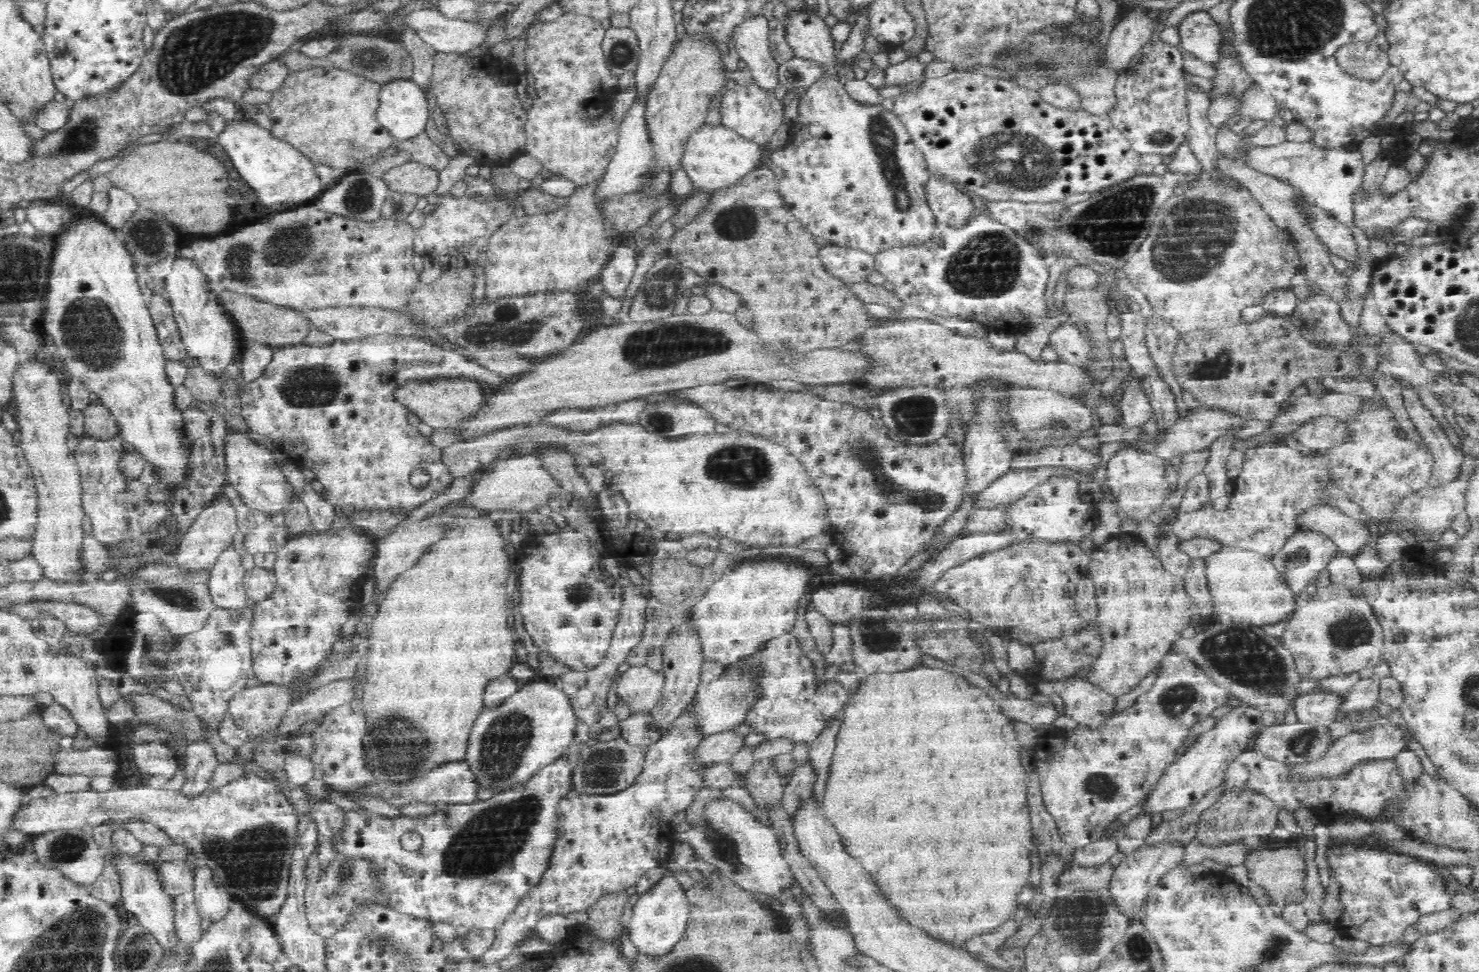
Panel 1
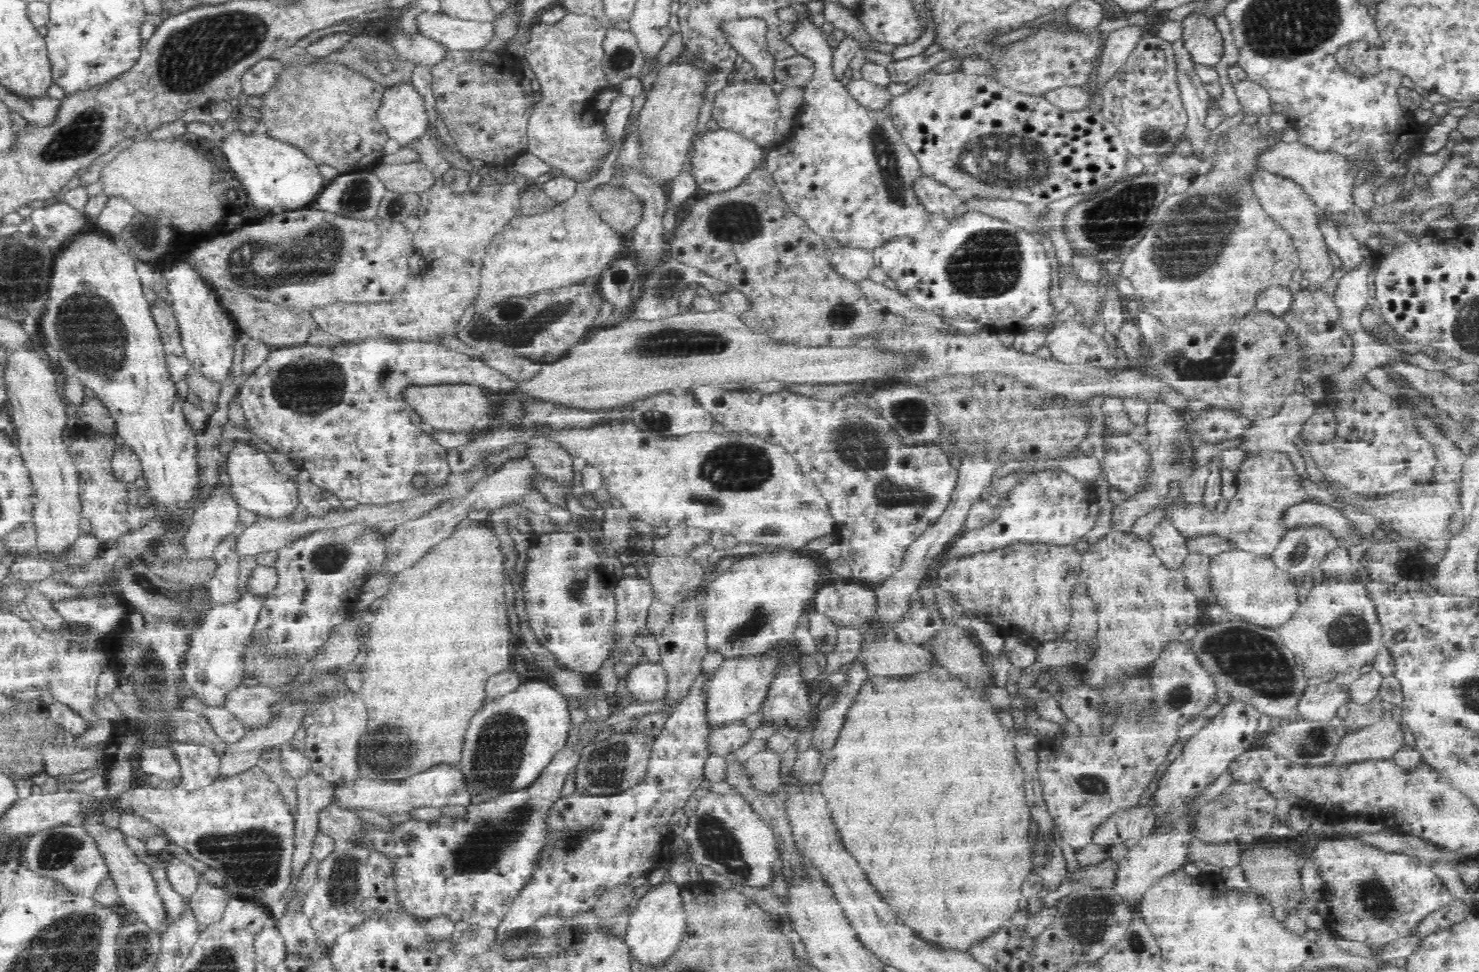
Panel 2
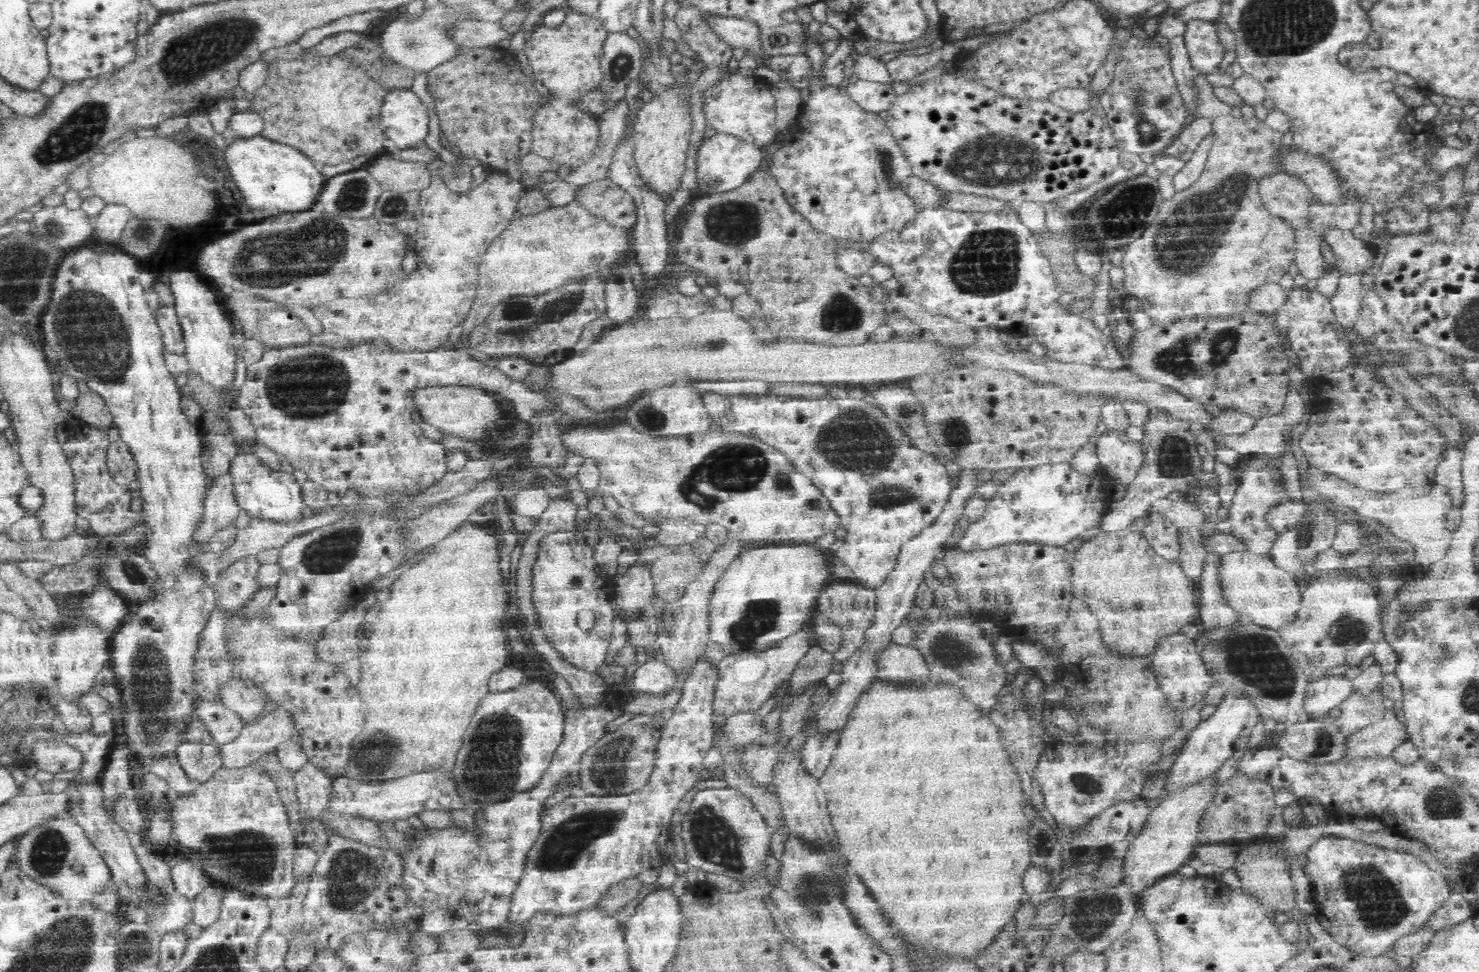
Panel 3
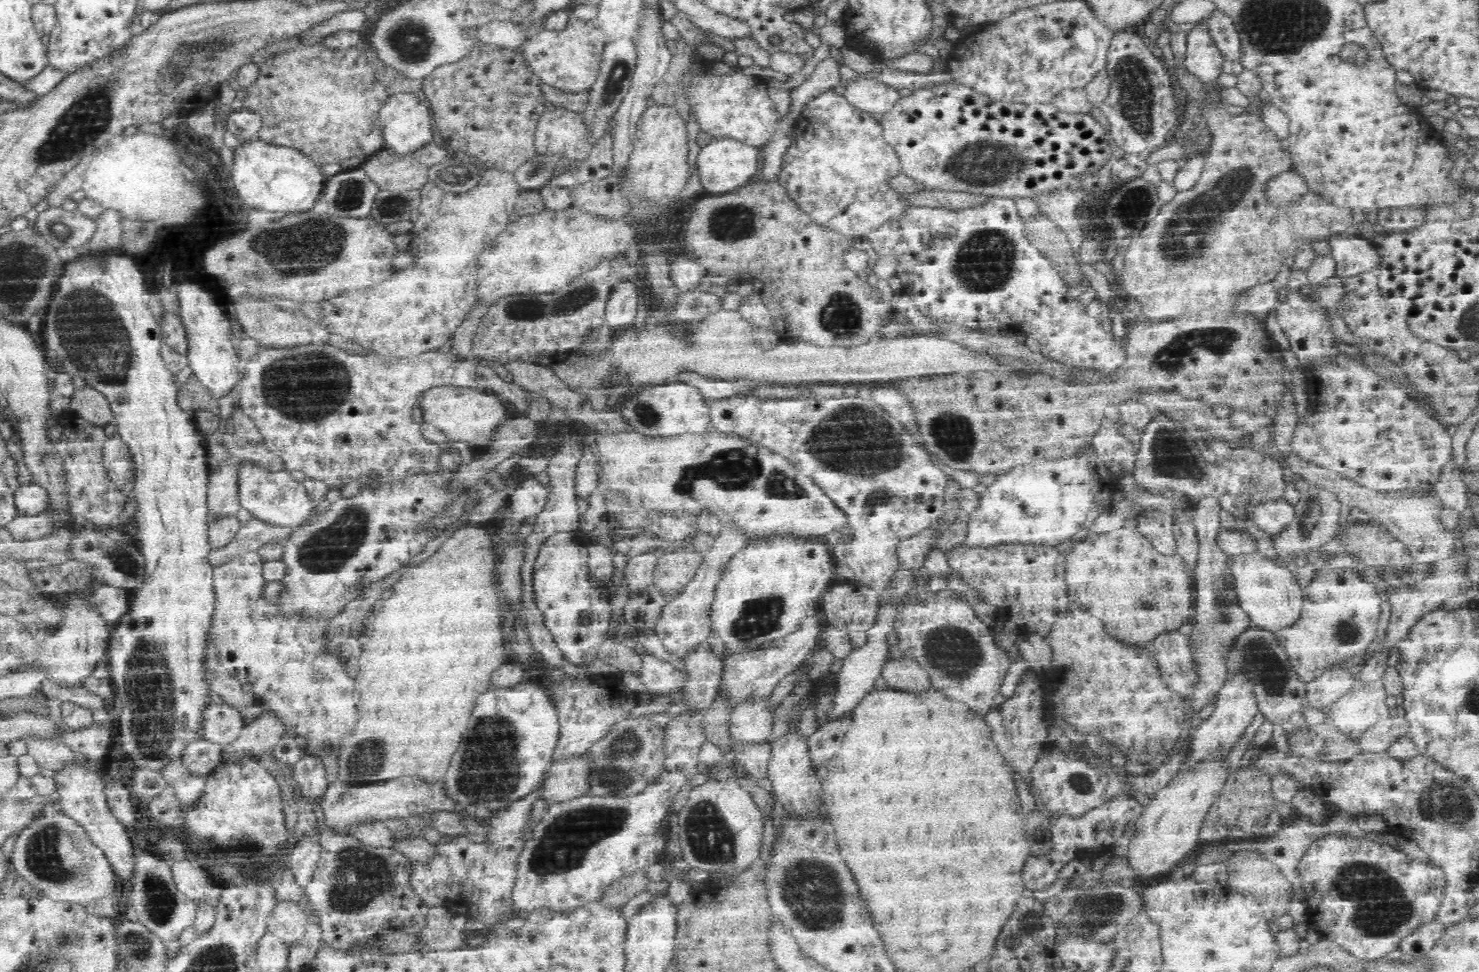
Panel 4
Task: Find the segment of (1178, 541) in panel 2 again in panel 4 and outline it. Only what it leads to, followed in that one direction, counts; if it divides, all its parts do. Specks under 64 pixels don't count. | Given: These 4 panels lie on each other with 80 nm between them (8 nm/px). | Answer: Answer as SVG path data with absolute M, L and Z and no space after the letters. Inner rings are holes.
M1141 509L1137 517L1135 529L1148 539L1156 551L1166 555L1177 553L1172 516L1156 509Z

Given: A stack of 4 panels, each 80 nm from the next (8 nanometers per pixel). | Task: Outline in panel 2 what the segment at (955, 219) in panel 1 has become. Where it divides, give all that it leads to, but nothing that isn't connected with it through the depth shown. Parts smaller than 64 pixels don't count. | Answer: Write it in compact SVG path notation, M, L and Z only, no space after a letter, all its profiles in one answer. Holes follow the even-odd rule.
M918 177L911 182L911 190L920 201L920 205L930 214L946 215L947 219L956 218L958 208L964 204L962 199L954 194L953 190L934 179Z

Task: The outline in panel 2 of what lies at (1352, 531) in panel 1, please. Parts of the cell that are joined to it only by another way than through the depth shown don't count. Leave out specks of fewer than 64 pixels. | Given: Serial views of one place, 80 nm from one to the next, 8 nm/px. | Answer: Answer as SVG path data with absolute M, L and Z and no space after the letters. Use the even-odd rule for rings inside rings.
M1312 500L1286 507L1279 518L1279 523L1286 531L1294 530L1300 525L1322 525L1328 527L1337 539L1347 537L1352 528L1352 523L1342 514L1342 511Z

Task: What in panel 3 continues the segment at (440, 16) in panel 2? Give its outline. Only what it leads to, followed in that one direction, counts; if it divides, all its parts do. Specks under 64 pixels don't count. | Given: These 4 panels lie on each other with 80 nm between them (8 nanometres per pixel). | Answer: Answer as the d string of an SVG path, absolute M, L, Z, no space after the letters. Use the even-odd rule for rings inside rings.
M480 20L458 22L452 35L461 48L492 47L493 44L511 40L514 36L506 32L499 22Z

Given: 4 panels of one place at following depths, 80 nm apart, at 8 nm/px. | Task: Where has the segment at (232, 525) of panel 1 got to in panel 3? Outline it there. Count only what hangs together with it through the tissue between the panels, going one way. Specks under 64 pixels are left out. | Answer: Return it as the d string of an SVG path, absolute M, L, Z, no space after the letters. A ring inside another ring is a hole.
M230 470L212 478L204 502L202 522L196 536L198 542L207 544L208 547L209 538L218 529L234 522L240 510L234 490L234 477Z

